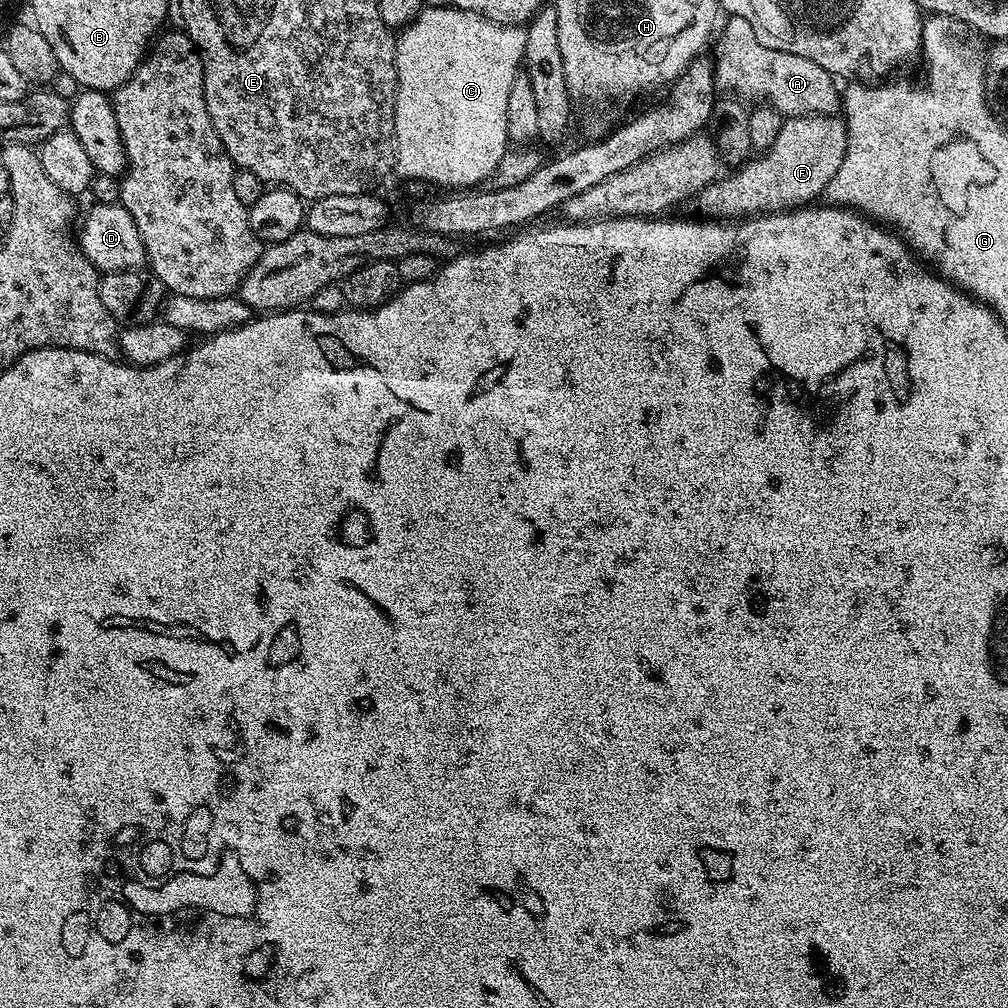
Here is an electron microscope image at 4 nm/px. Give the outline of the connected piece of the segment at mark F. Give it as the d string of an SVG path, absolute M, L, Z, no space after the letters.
M839 115L789 116L772 147L733 171L729 180L718 178L695 196L697 213L704 218L747 218L811 205L827 193L830 178L846 158L847 145L848 126Z

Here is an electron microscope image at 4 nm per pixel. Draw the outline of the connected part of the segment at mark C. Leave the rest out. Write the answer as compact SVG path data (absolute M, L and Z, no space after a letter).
M425 6L420 13L396 36L396 167L397 173L404 175L405 181L422 180L429 185L441 184L444 190L460 190L465 186L480 186L487 181L489 174L502 162L505 152L510 147L506 130L506 102L510 99L510 86L514 86L514 78L521 75L526 50L527 27L518 24L499 24L480 16L477 12L467 12L461 8L445 6L431 8Z

